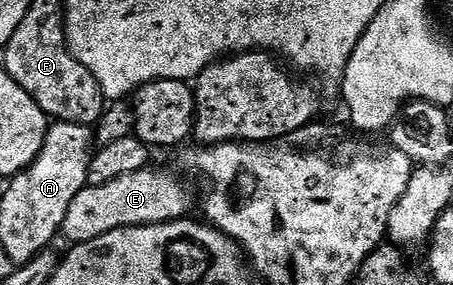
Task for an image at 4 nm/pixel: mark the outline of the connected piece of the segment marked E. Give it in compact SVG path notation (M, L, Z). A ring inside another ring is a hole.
M148 168L129 172L129 176L121 176L118 180L109 180L109 184L84 186L77 196L73 196L69 212L65 212L61 234L71 244L88 242L117 228L175 222L178 218L188 217L190 208L191 190L177 175L167 170Z

